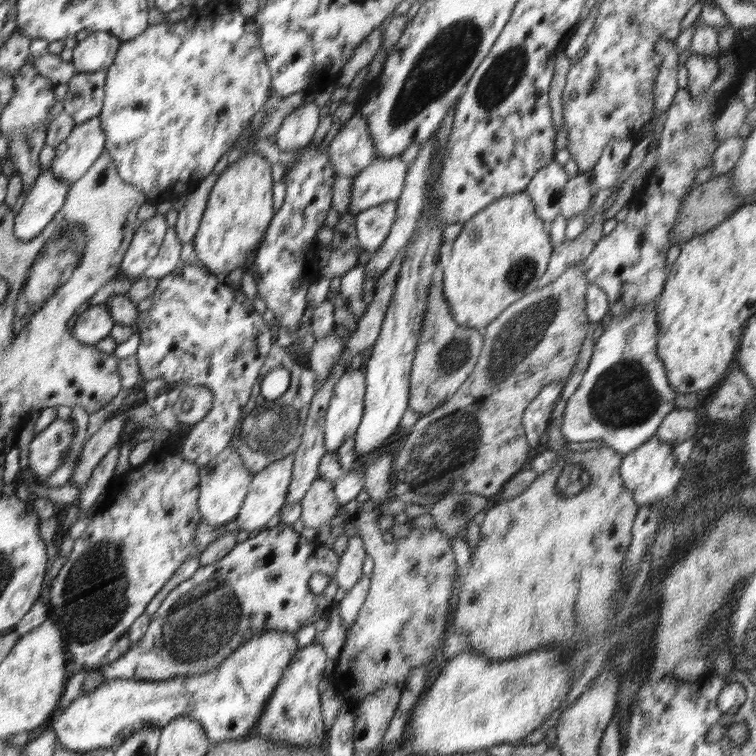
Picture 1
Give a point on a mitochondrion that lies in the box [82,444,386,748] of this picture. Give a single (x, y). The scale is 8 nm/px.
(194, 630)

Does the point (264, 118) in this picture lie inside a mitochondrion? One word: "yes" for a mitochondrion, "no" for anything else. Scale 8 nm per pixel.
yes

